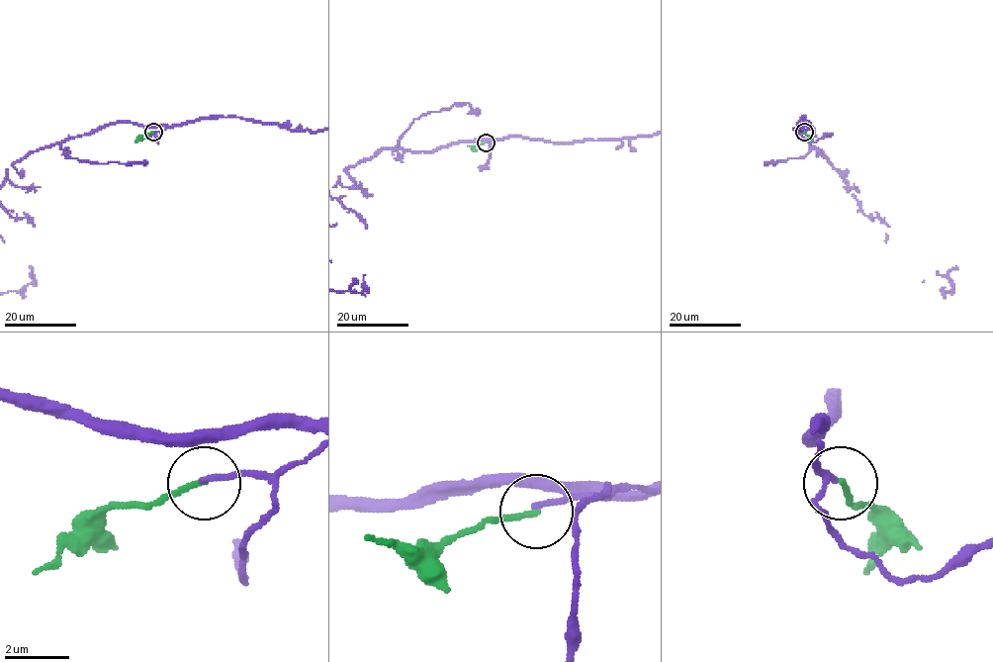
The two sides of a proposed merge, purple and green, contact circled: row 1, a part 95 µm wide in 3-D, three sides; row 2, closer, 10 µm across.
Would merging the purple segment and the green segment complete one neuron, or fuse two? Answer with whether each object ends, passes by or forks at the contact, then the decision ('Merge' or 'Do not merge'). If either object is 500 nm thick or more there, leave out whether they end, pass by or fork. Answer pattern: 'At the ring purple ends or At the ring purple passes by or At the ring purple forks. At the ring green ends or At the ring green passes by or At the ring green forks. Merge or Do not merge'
At the ring purple ends. At the ring green ends. Do not merge

